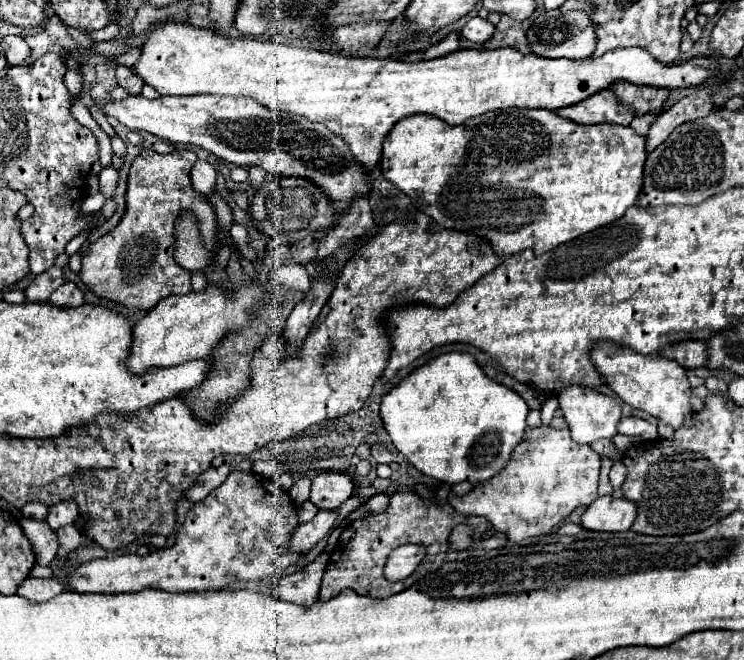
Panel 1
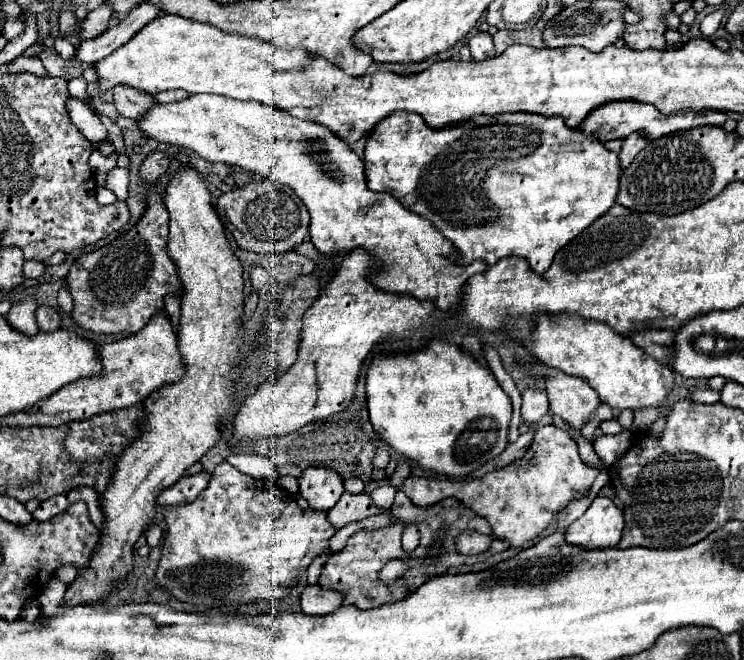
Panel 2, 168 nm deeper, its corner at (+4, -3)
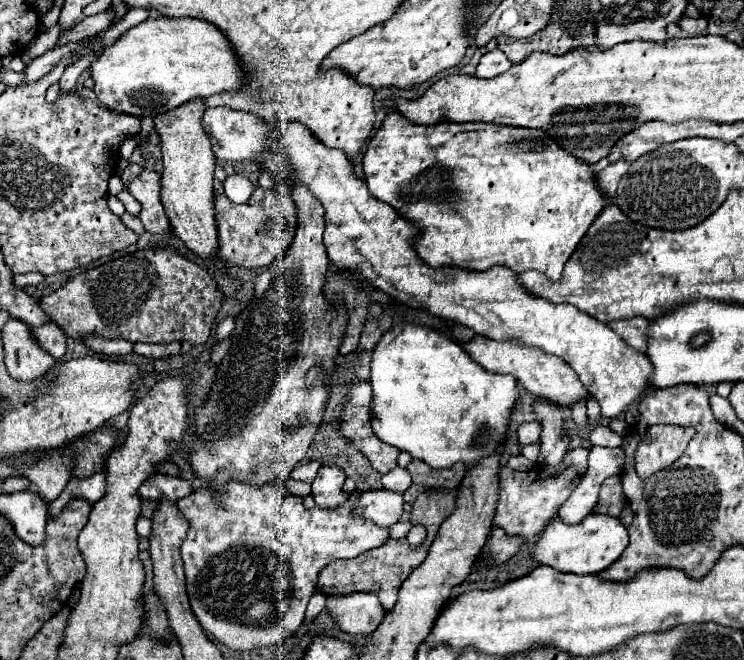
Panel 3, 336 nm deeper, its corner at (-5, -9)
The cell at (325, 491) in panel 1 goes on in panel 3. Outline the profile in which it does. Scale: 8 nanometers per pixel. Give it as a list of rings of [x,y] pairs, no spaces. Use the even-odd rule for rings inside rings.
[[[320,466],[314,482],[312,482],[312,496],[316,500],[316,506],[320,508],[336,508],[348,500],[350,494],[342,492],[342,484],[346,480],[346,474],[340,466]]]

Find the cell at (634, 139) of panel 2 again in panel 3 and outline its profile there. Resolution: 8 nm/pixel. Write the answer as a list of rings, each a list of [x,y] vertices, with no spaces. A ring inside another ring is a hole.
[[[616,162],[616,164],[610,164],[608,168],[604,168],[602,172],[598,172],[594,176],[596,178],[596,186],[600,188],[600,192],[606,198],[612,198],[616,194],[616,186],[618,186],[620,178],[628,172],[628,166],[630,166],[630,162]]]

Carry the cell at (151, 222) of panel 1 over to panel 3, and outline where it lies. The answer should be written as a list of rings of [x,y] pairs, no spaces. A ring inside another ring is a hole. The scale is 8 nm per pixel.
[[[148,248],[80,272],[56,292],[44,296],[40,300],[40,306],[64,330],[64,334],[74,340],[84,340],[88,334],[94,334],[98,338],[122,338],[132,344],[190,342],[192,346],[200,346],[206,344],[212,334],[216,314],[222,306],[222,294],[216,280],[204,268],[182,258],[172,248]]]

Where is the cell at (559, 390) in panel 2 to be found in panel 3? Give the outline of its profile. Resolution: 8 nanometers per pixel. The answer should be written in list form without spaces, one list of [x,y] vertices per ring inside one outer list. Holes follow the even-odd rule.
[[[476,334],[468,344],[464,344],[464,350],[480,366],[484,366],[488,372],[510,374],[528,392],[532,392],[536,396],[542,396],[542,398],[548,398],[548,400],[554,400],[560,408],[570,408],[570,406],[574,406],[582,398],[588,400],[588,392],[584,390],[582,382],[576,378],[574,370],[562,358],[546,354],[540,348],[526,346],[526,344],[520,344],[520,342],[494,342],[494,340],[488,340],[488,338]]]

